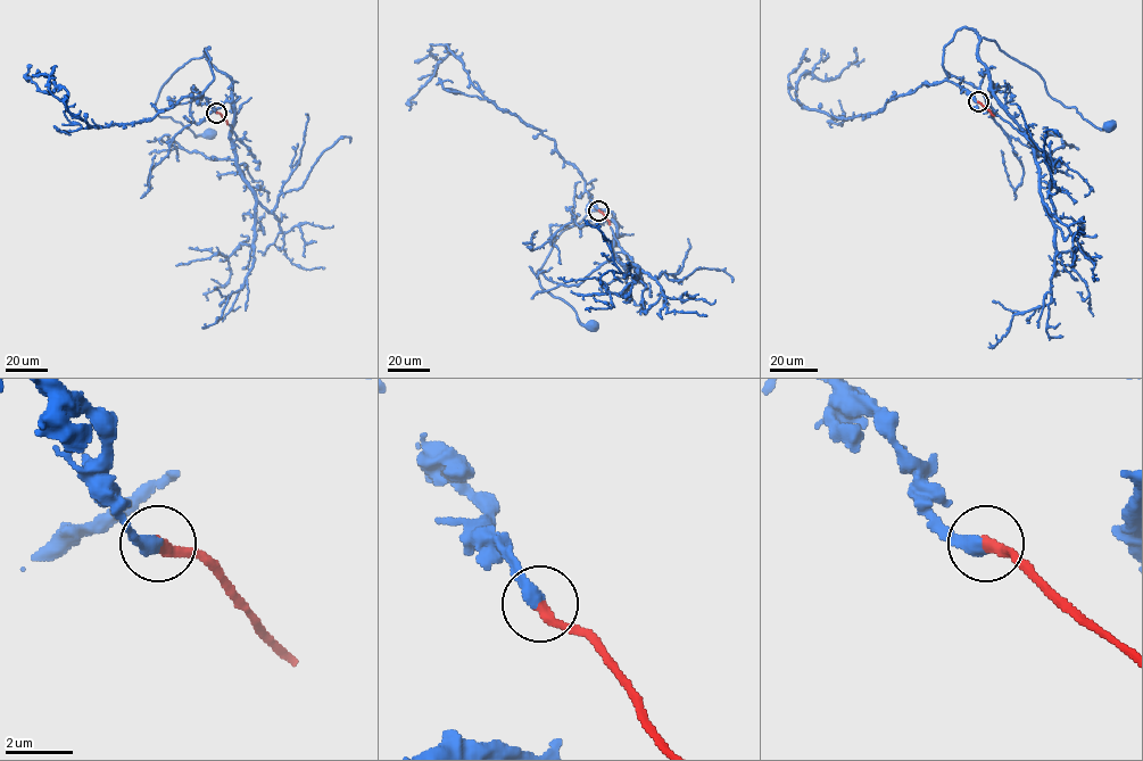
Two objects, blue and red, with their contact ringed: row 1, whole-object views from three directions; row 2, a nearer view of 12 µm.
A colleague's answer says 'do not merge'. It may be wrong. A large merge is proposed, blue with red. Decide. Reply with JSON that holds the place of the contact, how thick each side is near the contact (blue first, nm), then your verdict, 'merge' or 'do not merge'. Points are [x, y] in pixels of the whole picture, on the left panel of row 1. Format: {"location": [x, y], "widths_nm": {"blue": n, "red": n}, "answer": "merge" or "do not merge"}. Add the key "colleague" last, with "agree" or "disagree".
{"location": [216, 113], "widths_nm": {"blue": 400, "red": 360}, "answer": "merge", "colleague": "disagree"}

